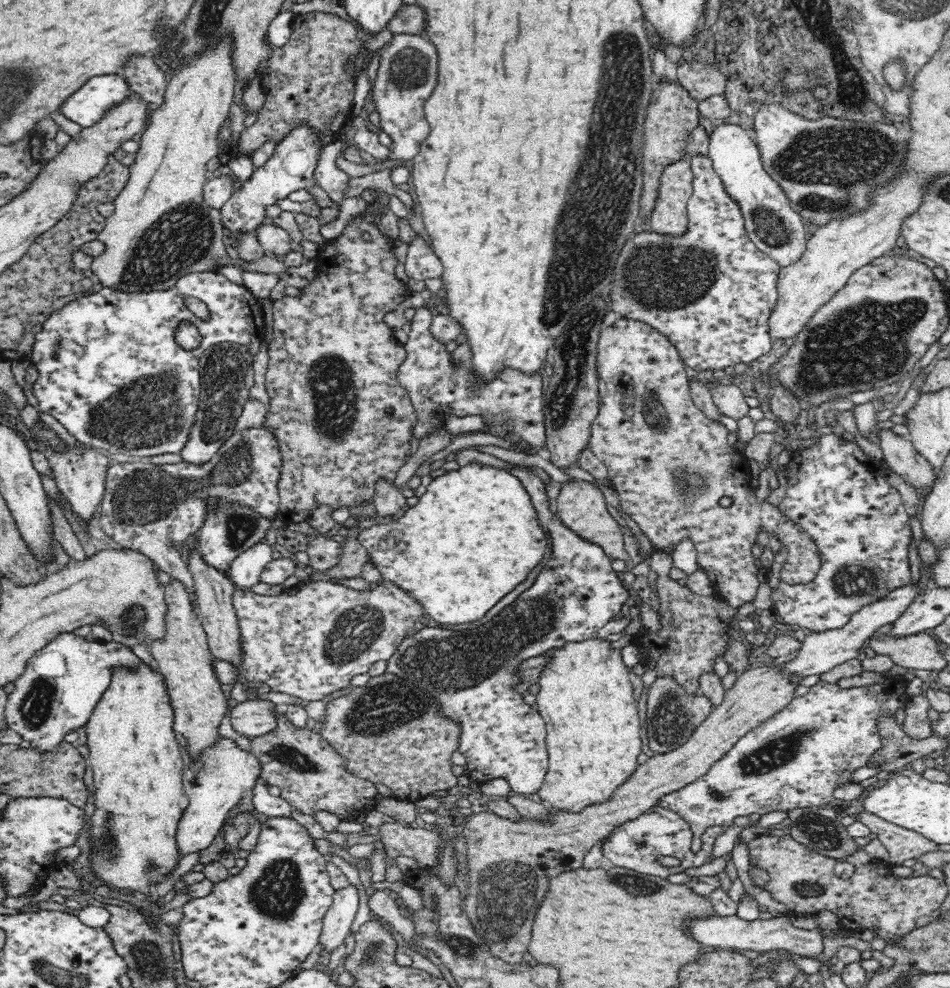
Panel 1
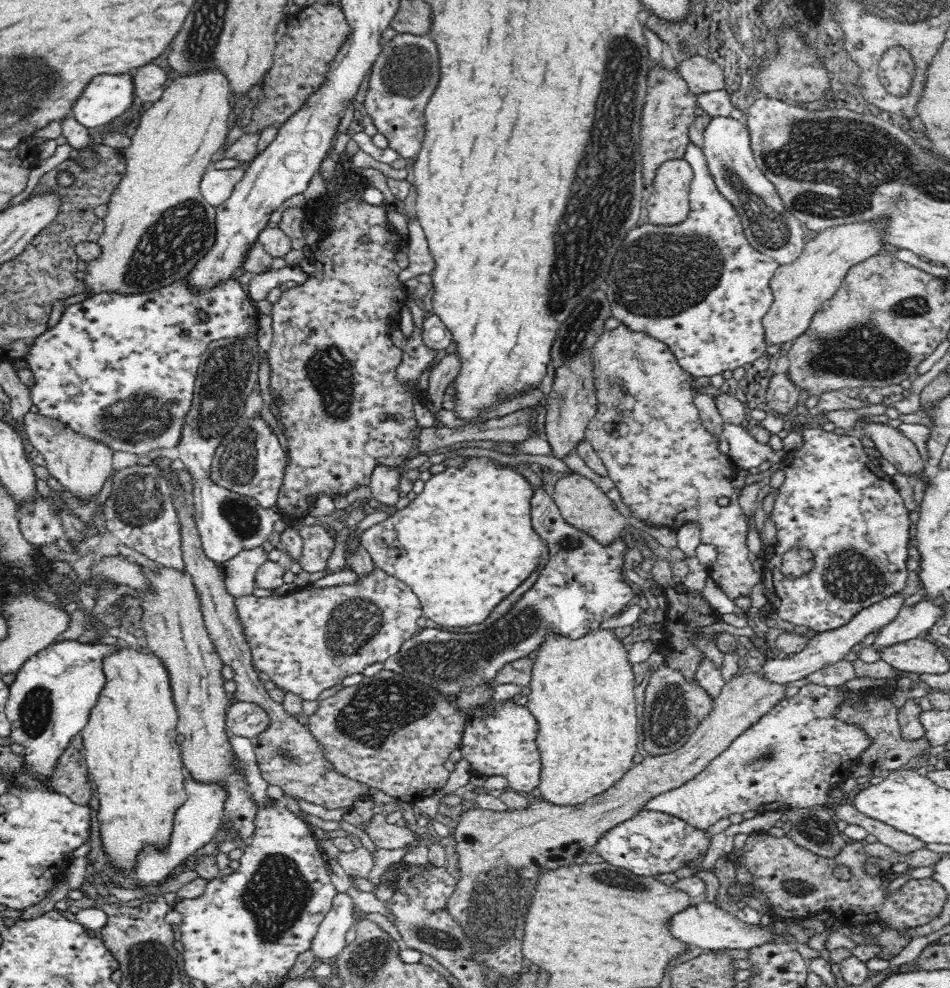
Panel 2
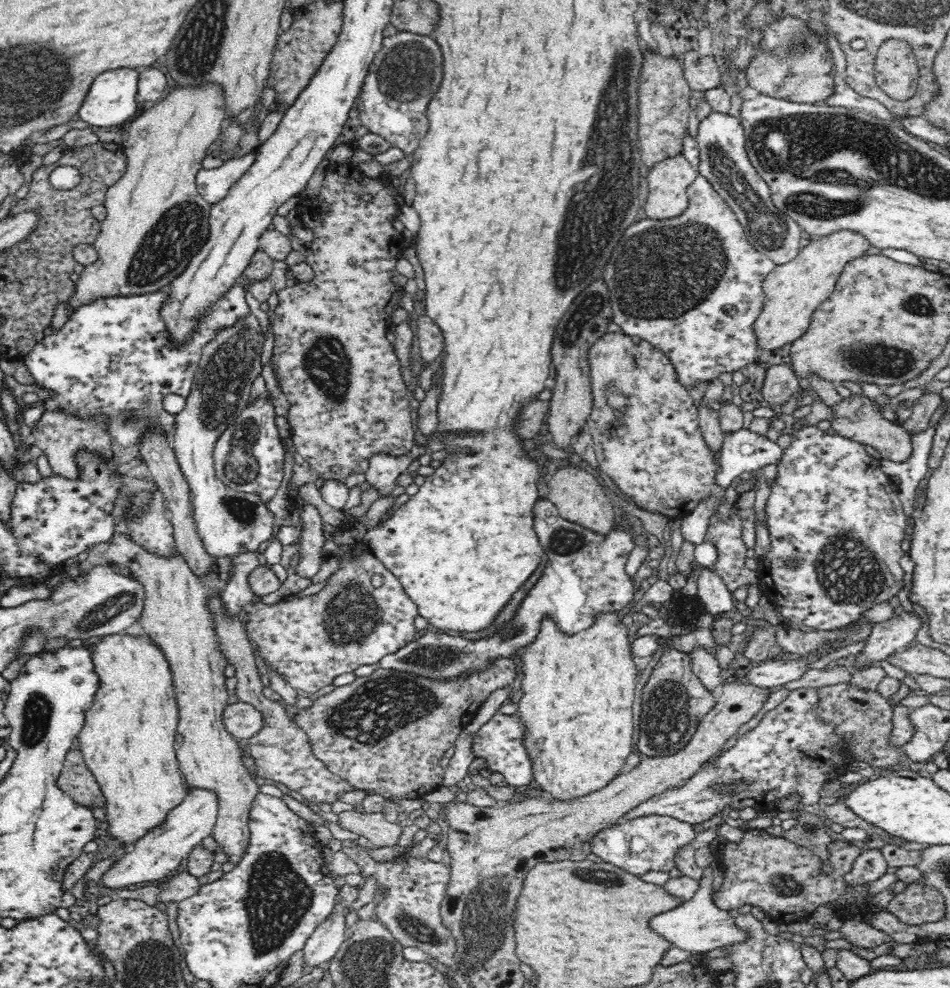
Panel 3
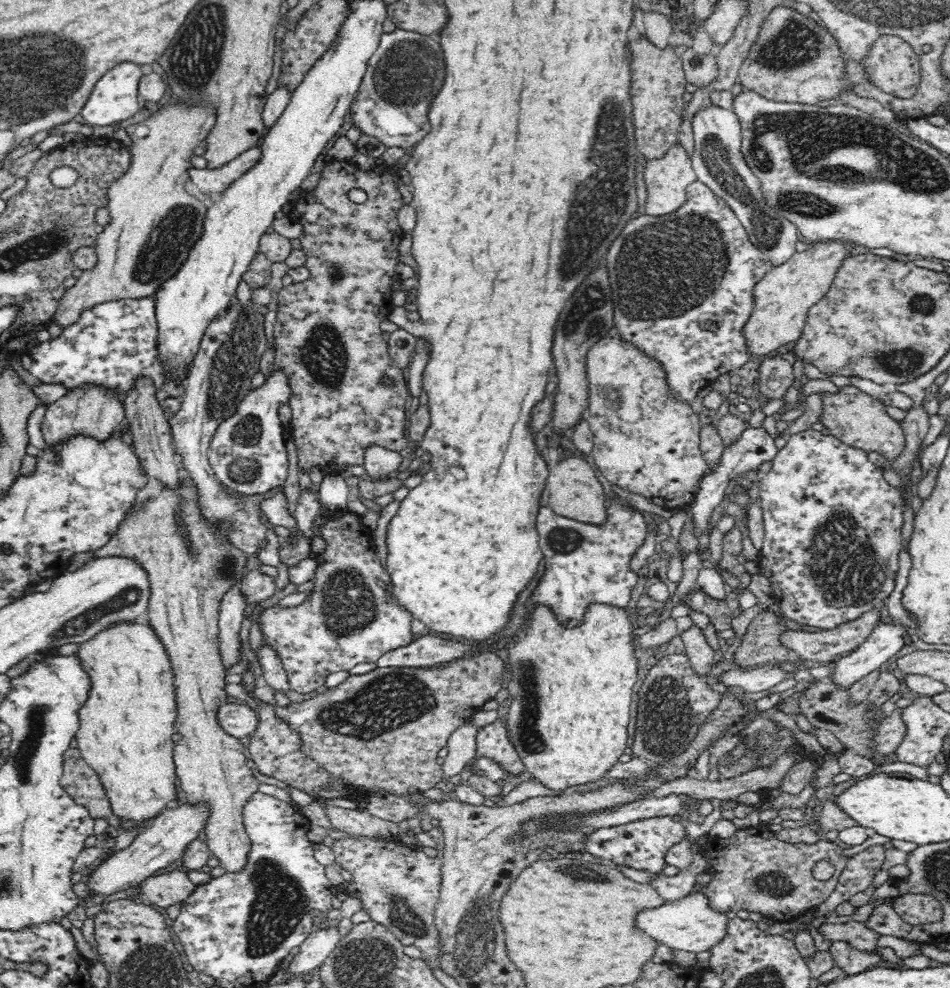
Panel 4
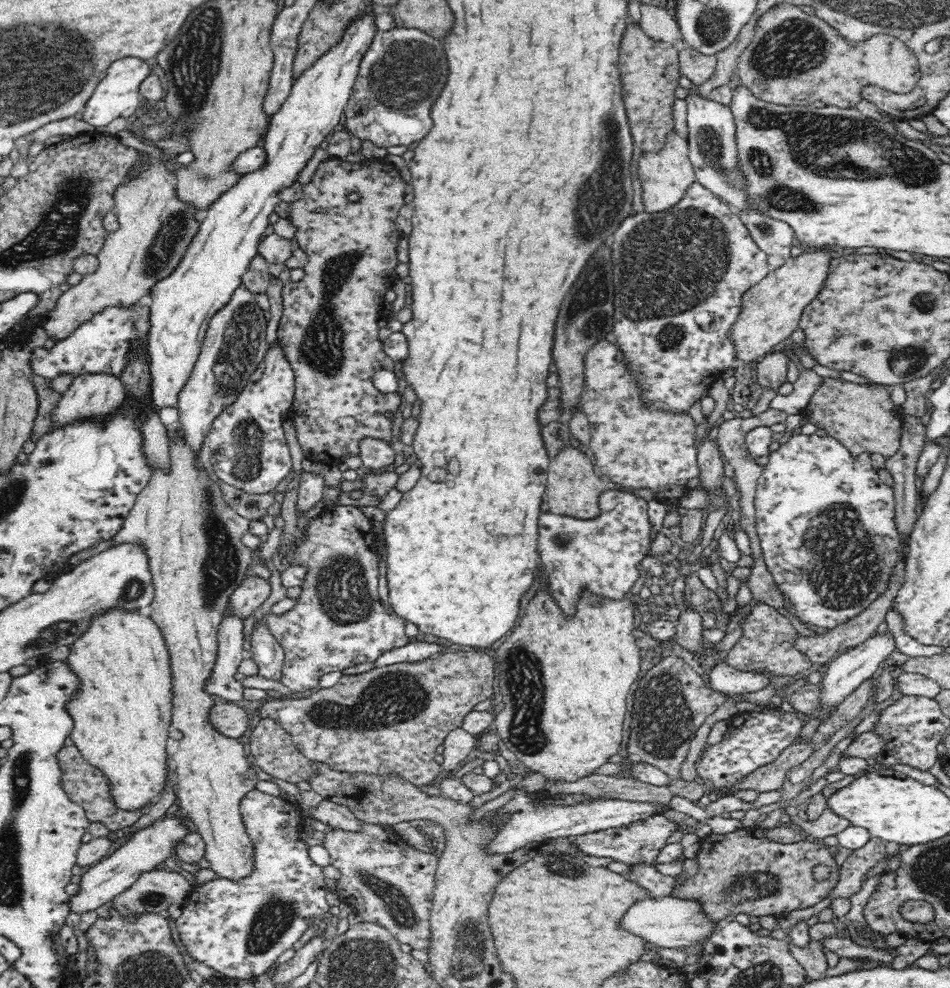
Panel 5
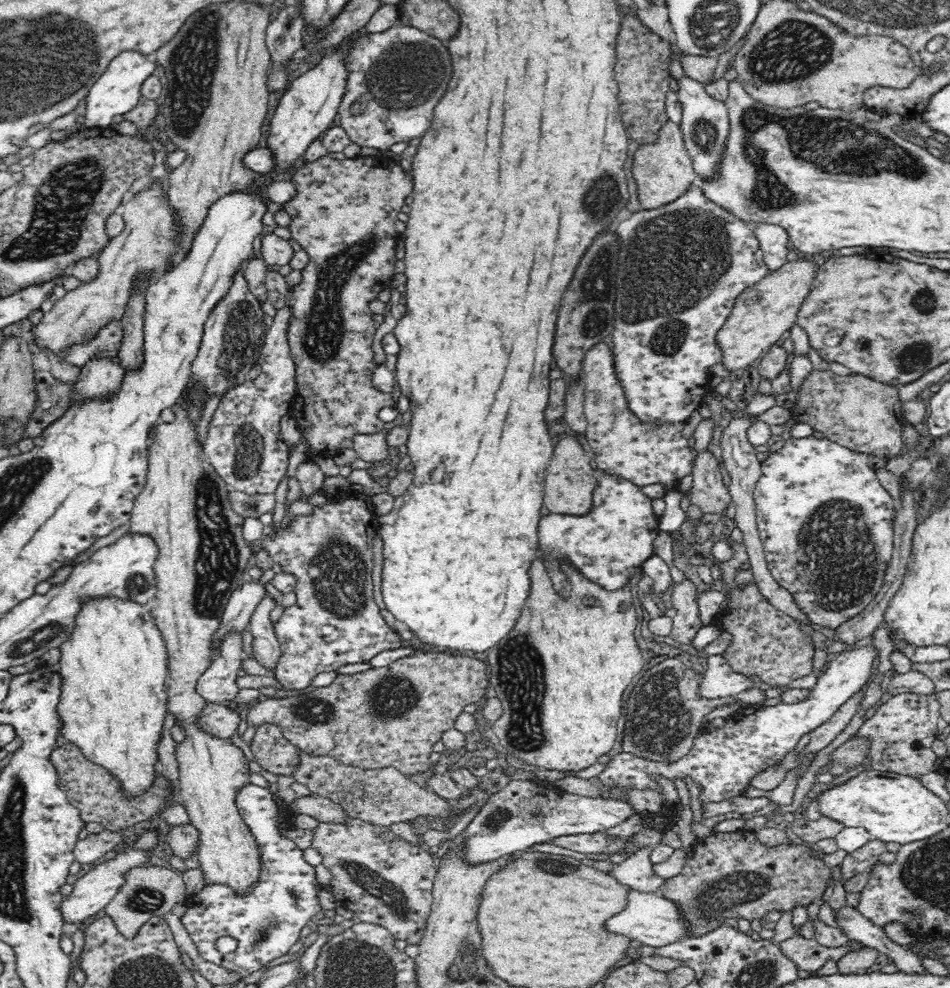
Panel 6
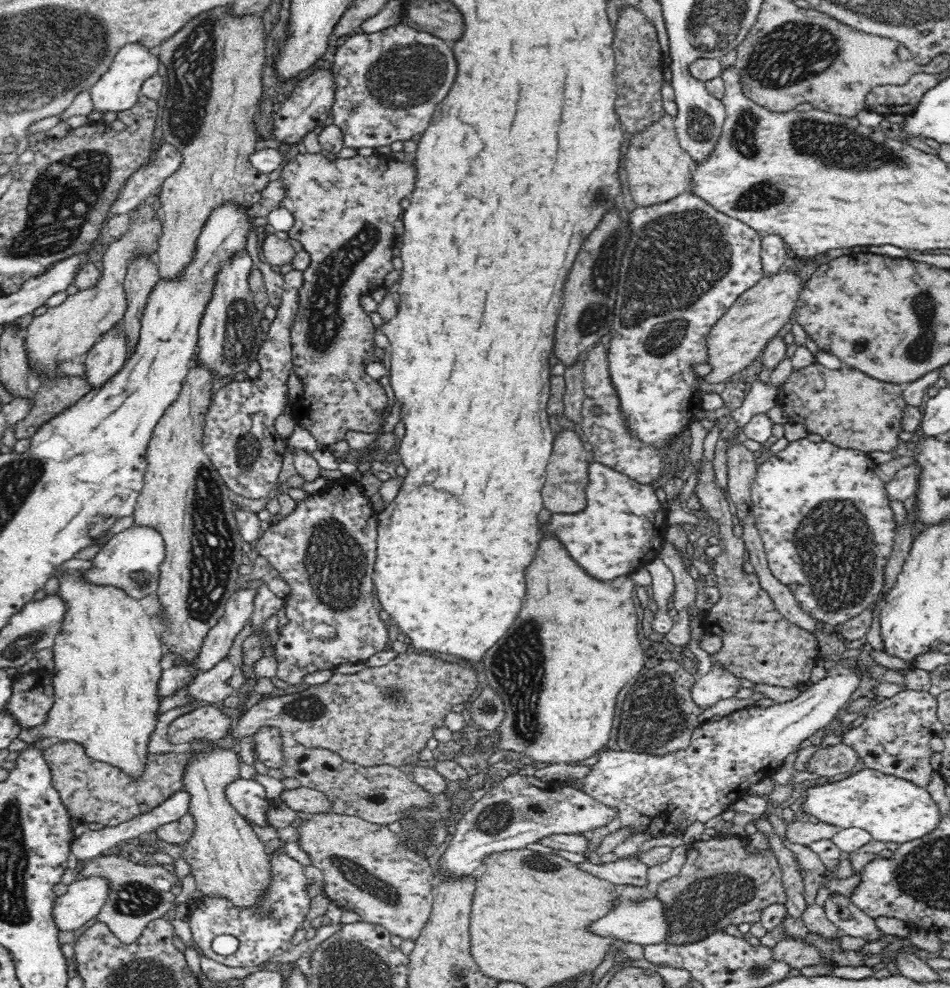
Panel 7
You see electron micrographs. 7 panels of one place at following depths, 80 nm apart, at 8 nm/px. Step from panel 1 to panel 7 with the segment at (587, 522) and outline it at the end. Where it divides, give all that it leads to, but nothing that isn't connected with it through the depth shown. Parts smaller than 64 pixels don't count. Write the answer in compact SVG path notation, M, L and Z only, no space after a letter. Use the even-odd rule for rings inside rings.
M560 429L552 442L552 457L546 467L546 480L542 489L544 506L553 513L575 513L586 505L584 486L588 484L588 456L582 439L576 431Z

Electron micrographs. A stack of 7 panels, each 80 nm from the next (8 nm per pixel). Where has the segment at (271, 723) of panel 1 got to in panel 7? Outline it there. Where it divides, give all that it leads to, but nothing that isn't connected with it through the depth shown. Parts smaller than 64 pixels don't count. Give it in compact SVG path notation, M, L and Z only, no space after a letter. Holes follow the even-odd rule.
M202 706L189 714L177 717L168 726L168 743L216 742L227 736L232 723L214 706Z

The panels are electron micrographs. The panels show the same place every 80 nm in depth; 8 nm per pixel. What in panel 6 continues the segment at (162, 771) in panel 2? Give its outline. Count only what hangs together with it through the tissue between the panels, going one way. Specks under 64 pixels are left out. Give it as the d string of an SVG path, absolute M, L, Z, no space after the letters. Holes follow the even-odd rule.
M96 596L96 598L86 598L80 604L80 610L76 612L74 616L74 630L70 634L68 640L64 640L60 646L60 660L59 660L59 672L63 682L61 683L61 700L57 707L57 714L60 717L59 735L64 737L69 742L72 742L76 747L80 748L80 751L84 753L84 756L91 760L94 764L108 769L114 774L121 782L121 790L128 795L128 797L138 798L148 788L152 786L154 782L154 764L158 755L156 755L157 742L160 740L160 732L162 726L164 726L164 717L166 716L167 710L167 681L169 678L169 668L167 667L166 660L169 659L167 656L167 648L160 634L160 629L156 624L155 618L149 614L142 604L134 602L133 600L124 600L117 596Z

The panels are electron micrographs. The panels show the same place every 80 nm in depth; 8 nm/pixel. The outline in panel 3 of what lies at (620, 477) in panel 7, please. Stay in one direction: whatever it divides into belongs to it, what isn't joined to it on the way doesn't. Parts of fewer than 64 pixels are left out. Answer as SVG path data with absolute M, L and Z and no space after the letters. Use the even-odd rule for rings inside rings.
M538 499L534 508L534 530L538 532L548 560L538 584L528 592L516 616L486 640L434 634L433 629L426 629L423 636L405 644L404 648L383 656L378 663L380 668L404 670L428 679L452 679L473 670L484 670L494 658L514 659L520 648L536 638L544 616L549 616L562 632L576 634L586 630L600 612L623 613L634 603L632 596L636 589L624 567L631 550L640 543L640 537L632 531L631 519L631 516L622 517L620 524L614 524L608 534L598 534L560 516L550 499Z

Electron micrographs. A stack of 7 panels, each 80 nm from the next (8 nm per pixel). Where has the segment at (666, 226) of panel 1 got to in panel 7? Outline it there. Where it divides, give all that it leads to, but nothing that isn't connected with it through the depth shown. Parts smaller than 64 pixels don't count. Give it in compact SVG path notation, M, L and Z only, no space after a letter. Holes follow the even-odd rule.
M666 112L644 130L632 134L623 157L630 195L638 207L667 202L687 192L691 186L690 178L695 160L680 146L673 116Z

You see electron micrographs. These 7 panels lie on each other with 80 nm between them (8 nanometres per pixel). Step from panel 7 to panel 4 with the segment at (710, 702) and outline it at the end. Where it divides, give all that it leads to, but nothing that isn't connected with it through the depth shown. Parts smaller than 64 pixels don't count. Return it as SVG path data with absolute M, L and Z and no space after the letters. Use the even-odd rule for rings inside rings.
M764 666L755 670L734 669L722 672L718 688L725 691L734 689L736 692L758 693L767 691L780 682L793 678L795 671L782 670L780 666Z

